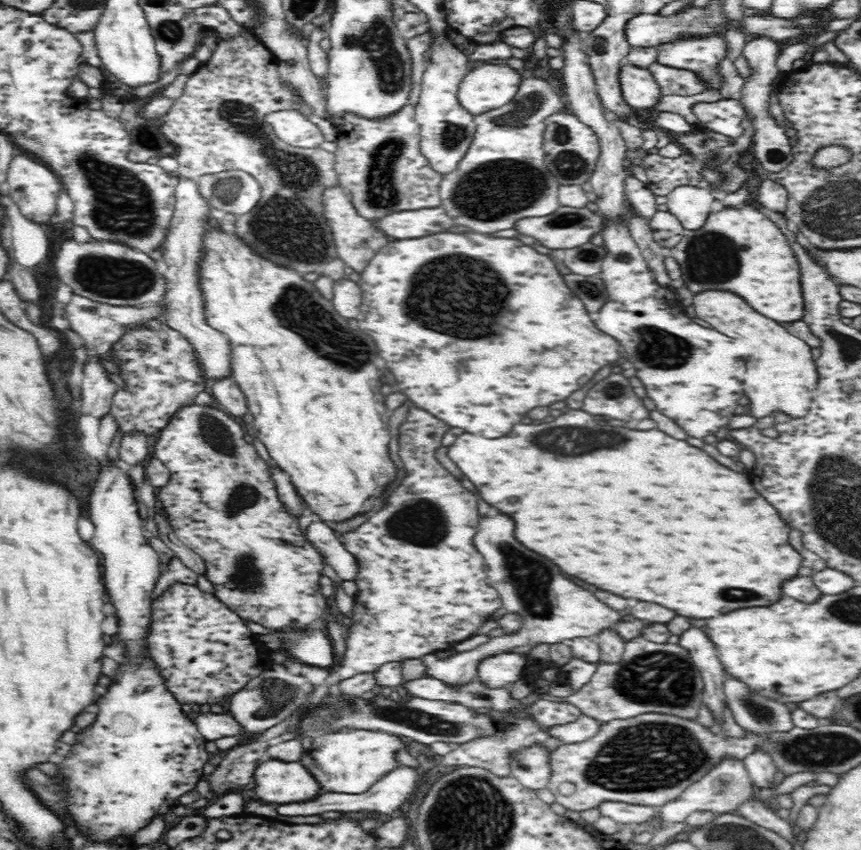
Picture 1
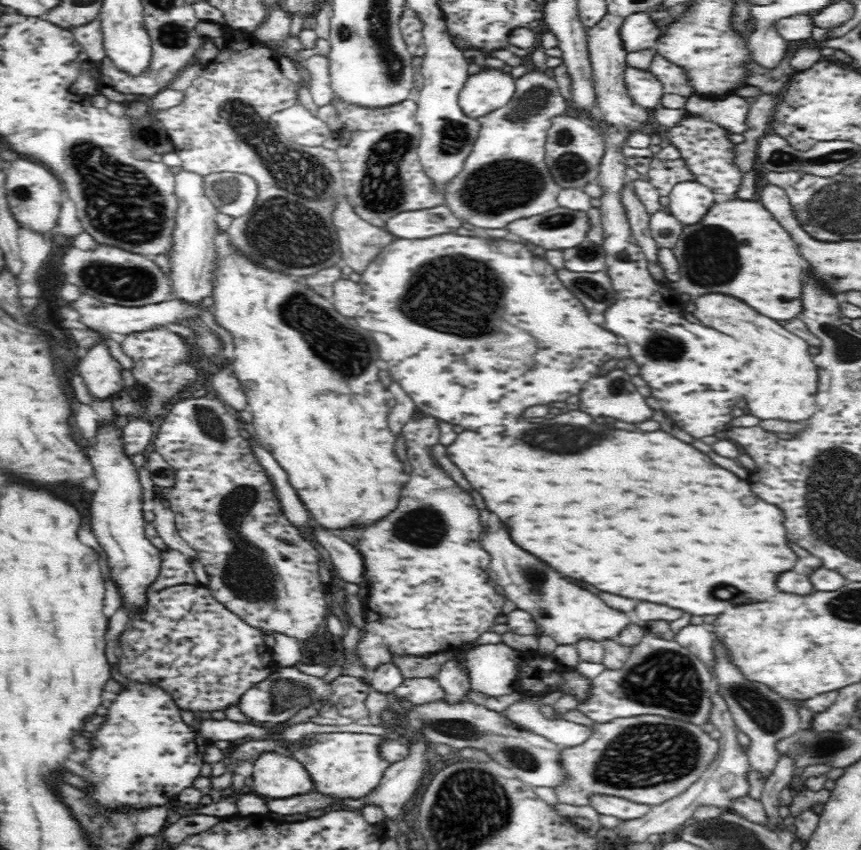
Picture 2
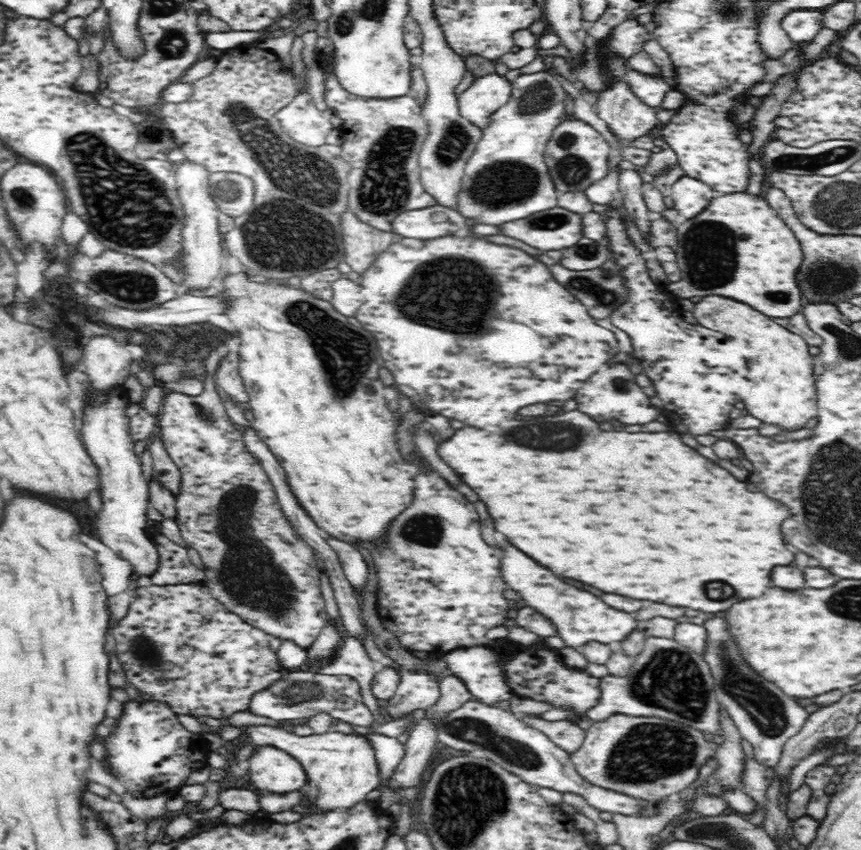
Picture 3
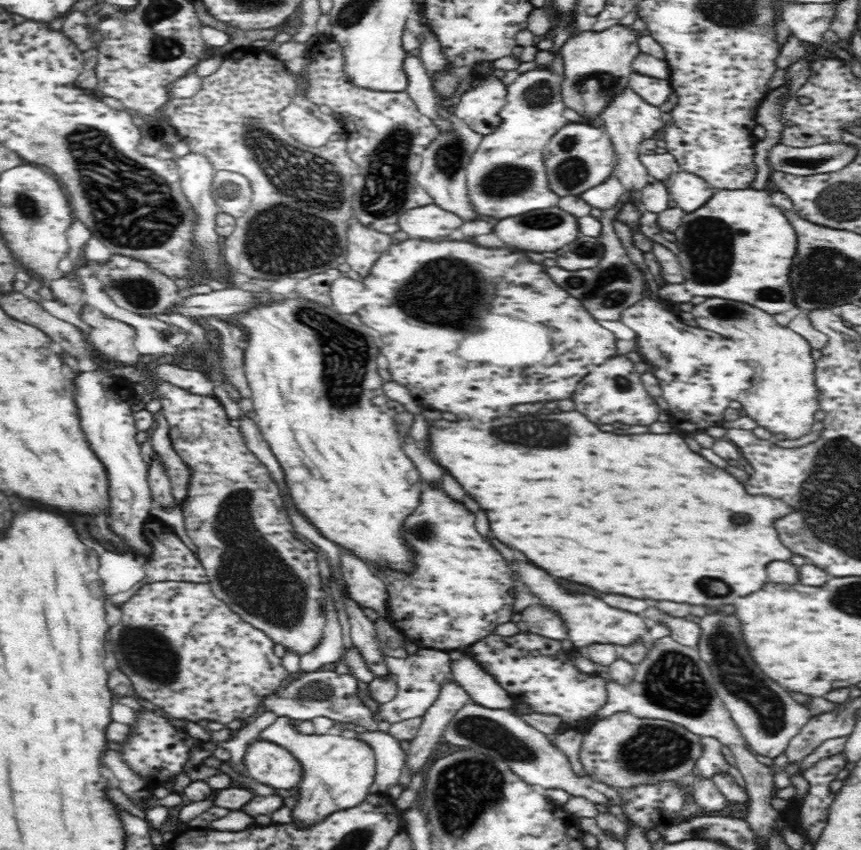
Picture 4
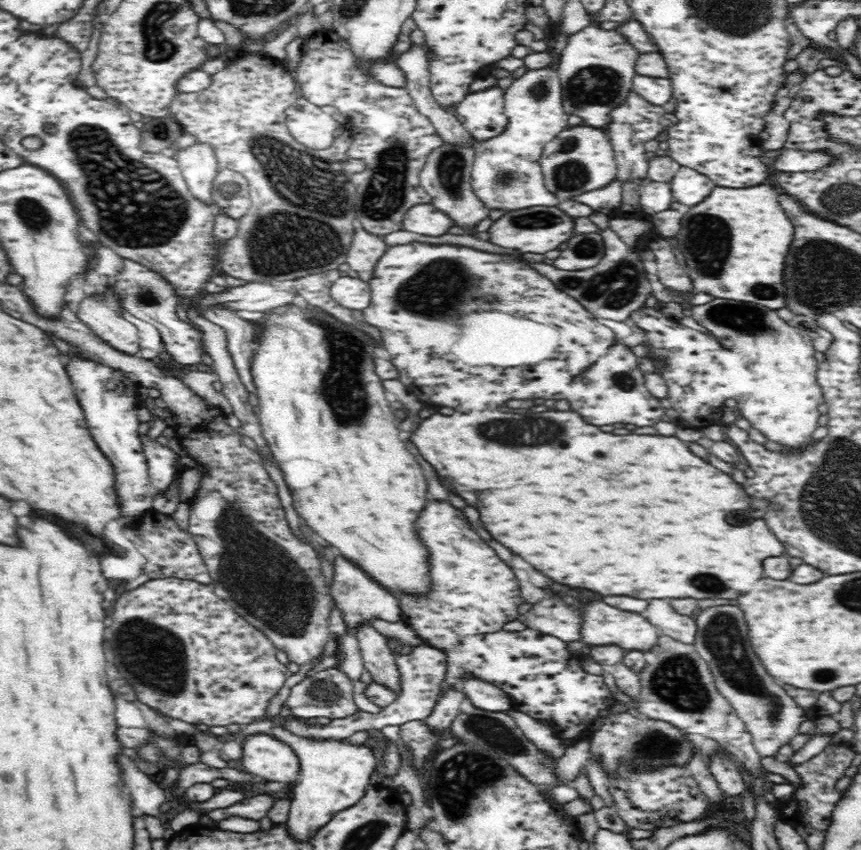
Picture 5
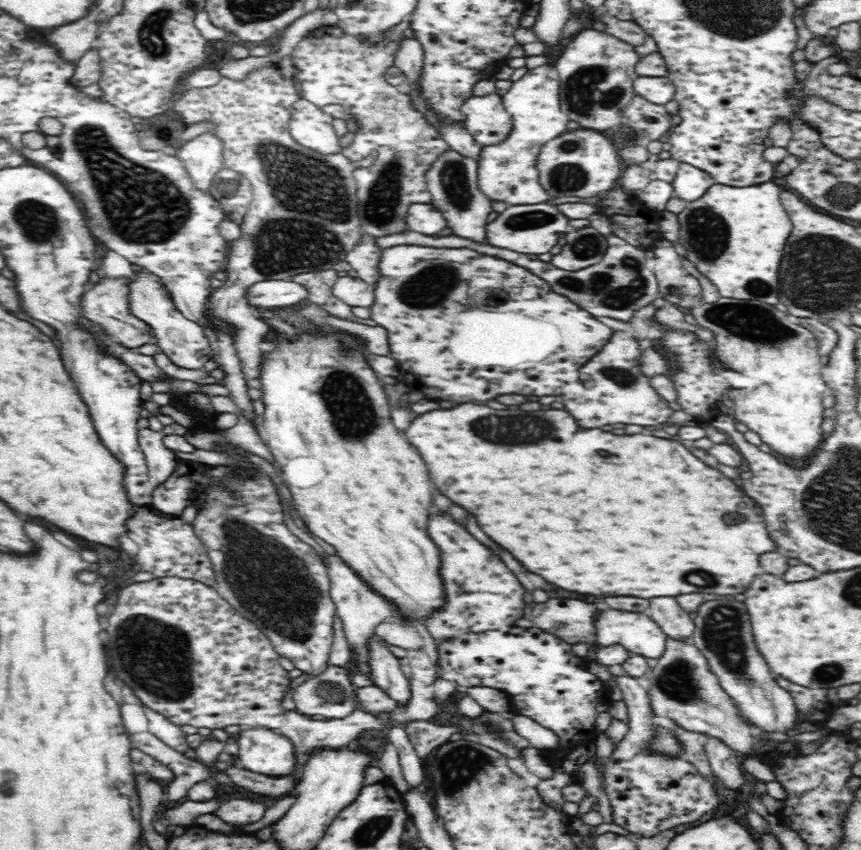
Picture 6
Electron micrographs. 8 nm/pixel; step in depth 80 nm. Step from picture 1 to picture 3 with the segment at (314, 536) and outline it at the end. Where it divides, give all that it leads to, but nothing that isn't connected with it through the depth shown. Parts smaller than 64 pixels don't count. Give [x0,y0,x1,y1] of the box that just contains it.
[325,535,368,590]

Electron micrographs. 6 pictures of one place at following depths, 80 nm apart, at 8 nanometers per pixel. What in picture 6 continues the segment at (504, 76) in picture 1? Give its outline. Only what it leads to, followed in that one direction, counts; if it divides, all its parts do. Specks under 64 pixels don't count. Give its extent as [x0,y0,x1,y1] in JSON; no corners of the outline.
[460,91,511,146]

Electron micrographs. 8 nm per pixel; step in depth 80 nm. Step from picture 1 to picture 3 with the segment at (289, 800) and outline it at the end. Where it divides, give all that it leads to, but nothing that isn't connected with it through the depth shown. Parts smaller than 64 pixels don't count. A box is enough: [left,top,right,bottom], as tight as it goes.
[250,745,308,794]

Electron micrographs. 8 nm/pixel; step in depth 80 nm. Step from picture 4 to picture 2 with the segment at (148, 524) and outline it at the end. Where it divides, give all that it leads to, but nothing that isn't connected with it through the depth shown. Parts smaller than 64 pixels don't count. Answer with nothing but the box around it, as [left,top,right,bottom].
[151,548,198,592]

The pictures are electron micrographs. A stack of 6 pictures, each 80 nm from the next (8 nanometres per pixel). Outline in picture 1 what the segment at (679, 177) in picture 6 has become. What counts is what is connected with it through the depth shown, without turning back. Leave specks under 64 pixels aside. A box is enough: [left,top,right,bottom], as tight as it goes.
[667,186,714,231]

